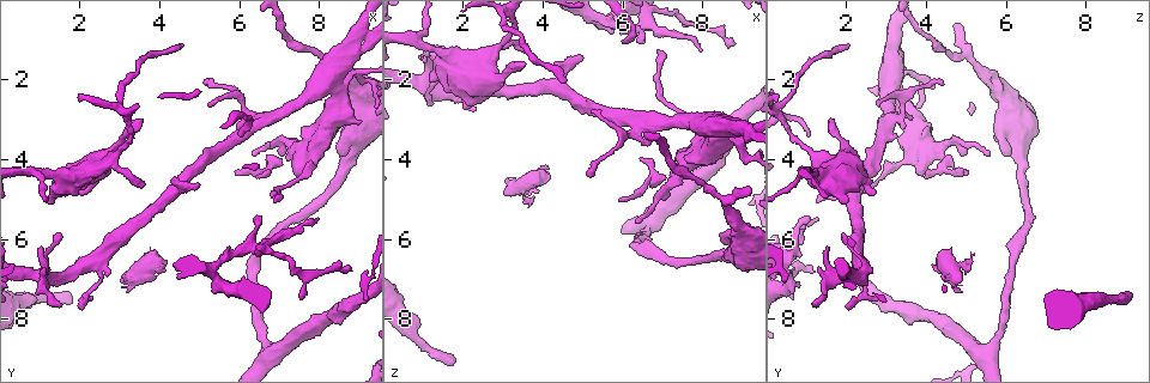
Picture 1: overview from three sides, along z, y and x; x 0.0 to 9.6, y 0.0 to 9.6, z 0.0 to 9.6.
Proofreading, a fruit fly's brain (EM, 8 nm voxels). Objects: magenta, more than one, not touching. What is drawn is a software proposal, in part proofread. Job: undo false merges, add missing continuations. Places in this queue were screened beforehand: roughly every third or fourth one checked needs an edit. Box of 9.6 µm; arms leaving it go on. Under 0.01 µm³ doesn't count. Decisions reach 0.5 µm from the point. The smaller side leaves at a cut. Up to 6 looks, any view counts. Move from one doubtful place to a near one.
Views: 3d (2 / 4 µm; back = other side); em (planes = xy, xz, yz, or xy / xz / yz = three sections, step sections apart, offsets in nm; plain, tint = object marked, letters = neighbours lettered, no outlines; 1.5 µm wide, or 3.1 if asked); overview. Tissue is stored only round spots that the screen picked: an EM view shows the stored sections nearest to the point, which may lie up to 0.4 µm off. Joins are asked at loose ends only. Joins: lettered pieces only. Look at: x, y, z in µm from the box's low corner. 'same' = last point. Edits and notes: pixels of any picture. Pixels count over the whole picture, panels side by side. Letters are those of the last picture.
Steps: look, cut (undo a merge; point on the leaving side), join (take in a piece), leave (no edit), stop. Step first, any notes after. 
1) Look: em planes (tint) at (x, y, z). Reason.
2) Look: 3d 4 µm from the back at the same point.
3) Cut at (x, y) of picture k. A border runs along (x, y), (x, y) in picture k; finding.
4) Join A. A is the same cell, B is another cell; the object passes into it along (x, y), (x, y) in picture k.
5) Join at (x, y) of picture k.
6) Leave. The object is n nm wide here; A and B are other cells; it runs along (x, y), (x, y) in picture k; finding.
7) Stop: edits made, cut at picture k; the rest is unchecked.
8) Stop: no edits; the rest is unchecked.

Look: em planes (plain) at (5.85, 4.30, 5.00). An open end.

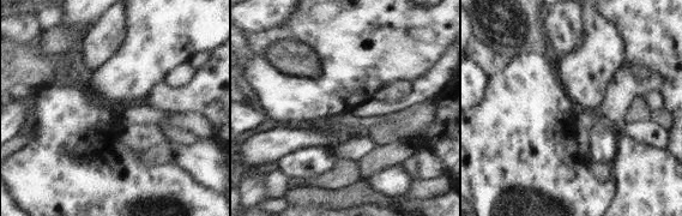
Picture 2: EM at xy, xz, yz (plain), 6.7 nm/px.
Look: em planes (tint) at the same point. With the object marked.

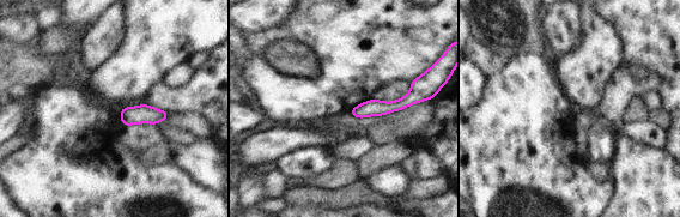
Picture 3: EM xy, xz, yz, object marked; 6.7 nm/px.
Look: em planes (letters) at the same point. What lies round it.

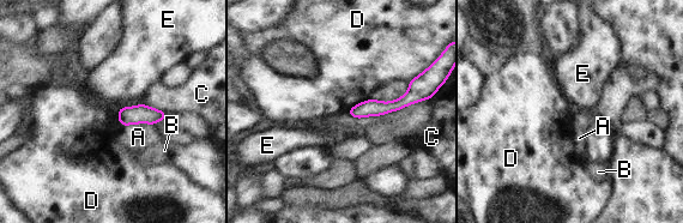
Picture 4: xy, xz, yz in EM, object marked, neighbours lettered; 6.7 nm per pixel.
Leave. A, B, C, D and E are other cells; none of them fits.

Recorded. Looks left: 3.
Look: 3d 4 µm at (5.15, 2.70, 2.80). Tapers out.

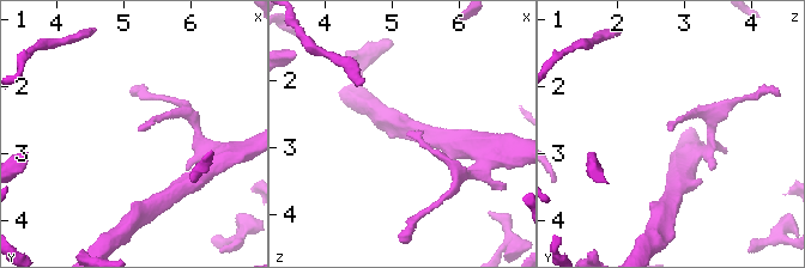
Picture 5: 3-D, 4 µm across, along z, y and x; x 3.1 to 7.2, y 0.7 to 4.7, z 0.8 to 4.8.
Look: em yz step 8 (letters) at (5.25, 2.65, 2.80).

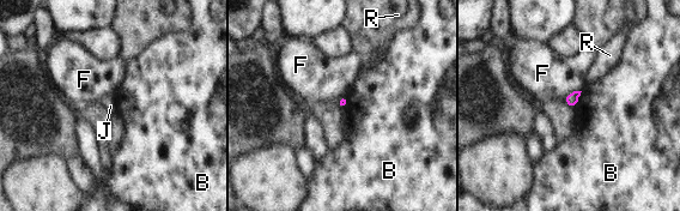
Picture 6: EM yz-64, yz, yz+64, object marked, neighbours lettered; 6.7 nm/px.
Leave. The longest contact is with F, 140 nm; B, F, J and R are other cells; no lettered piece goes on from it.

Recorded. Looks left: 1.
Stop: no edits; the rest is unchecked.

